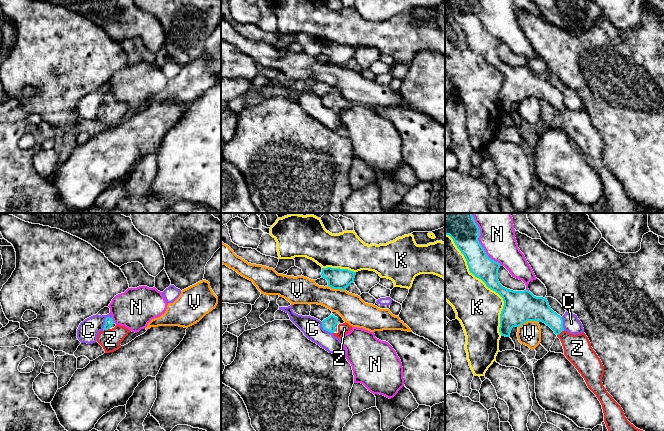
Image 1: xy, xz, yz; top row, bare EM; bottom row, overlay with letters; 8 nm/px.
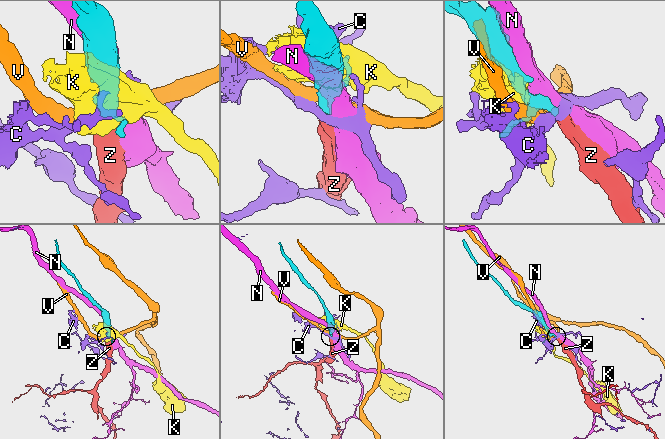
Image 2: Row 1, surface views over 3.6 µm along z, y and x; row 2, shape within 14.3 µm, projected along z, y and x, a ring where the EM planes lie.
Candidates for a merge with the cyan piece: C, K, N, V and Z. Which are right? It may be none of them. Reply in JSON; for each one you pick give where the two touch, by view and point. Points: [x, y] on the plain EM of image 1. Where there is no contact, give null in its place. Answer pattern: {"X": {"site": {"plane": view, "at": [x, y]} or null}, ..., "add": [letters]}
{"Z": {"site": {"plane": "xy", "at": [106, 105]}}, "add": ["Z"]}

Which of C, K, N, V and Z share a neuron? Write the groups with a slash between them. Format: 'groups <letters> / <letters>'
groups C / K / N / V / Z

